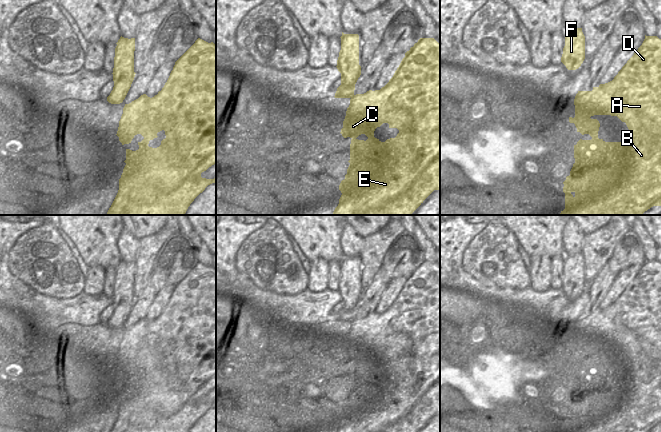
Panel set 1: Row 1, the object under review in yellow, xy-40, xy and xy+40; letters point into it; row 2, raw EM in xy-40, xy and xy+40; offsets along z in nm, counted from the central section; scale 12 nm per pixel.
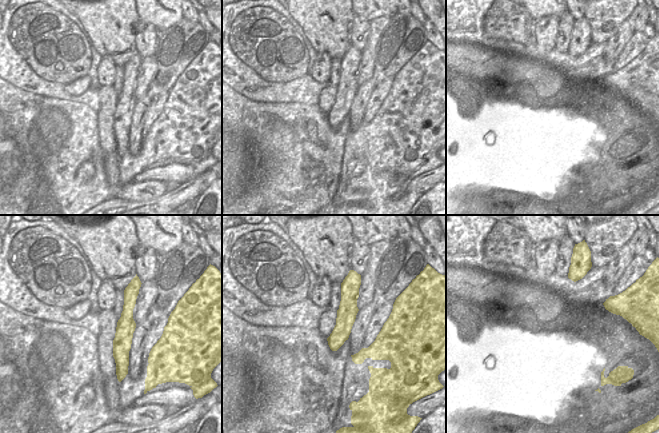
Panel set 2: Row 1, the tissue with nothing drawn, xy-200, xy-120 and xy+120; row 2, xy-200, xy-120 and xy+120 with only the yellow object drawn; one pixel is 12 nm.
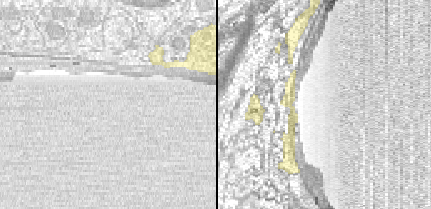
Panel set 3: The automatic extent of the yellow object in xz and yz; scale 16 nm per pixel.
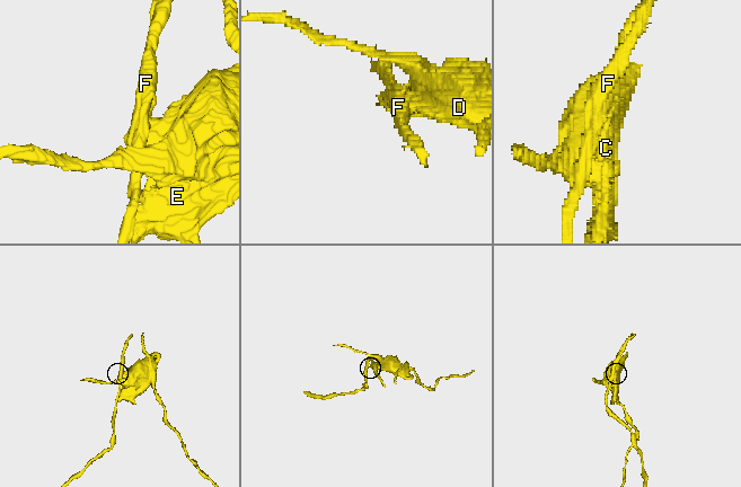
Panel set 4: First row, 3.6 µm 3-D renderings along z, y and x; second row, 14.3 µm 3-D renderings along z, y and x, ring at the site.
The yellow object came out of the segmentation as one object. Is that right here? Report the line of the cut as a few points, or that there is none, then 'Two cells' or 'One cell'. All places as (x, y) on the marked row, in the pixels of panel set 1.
Split along xy (355, 95), (351, 98). Two cells.

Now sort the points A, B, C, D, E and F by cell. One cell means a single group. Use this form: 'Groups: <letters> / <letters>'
Groups: A B C D E / F.

